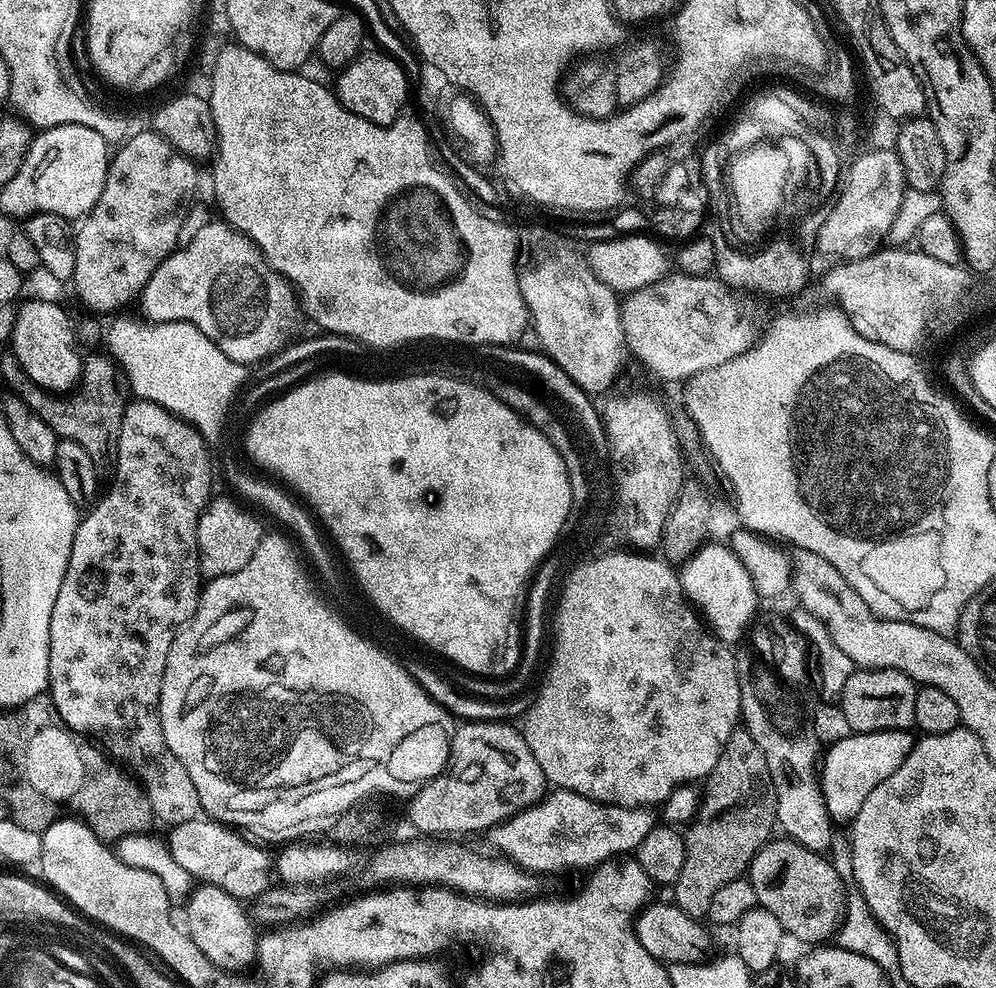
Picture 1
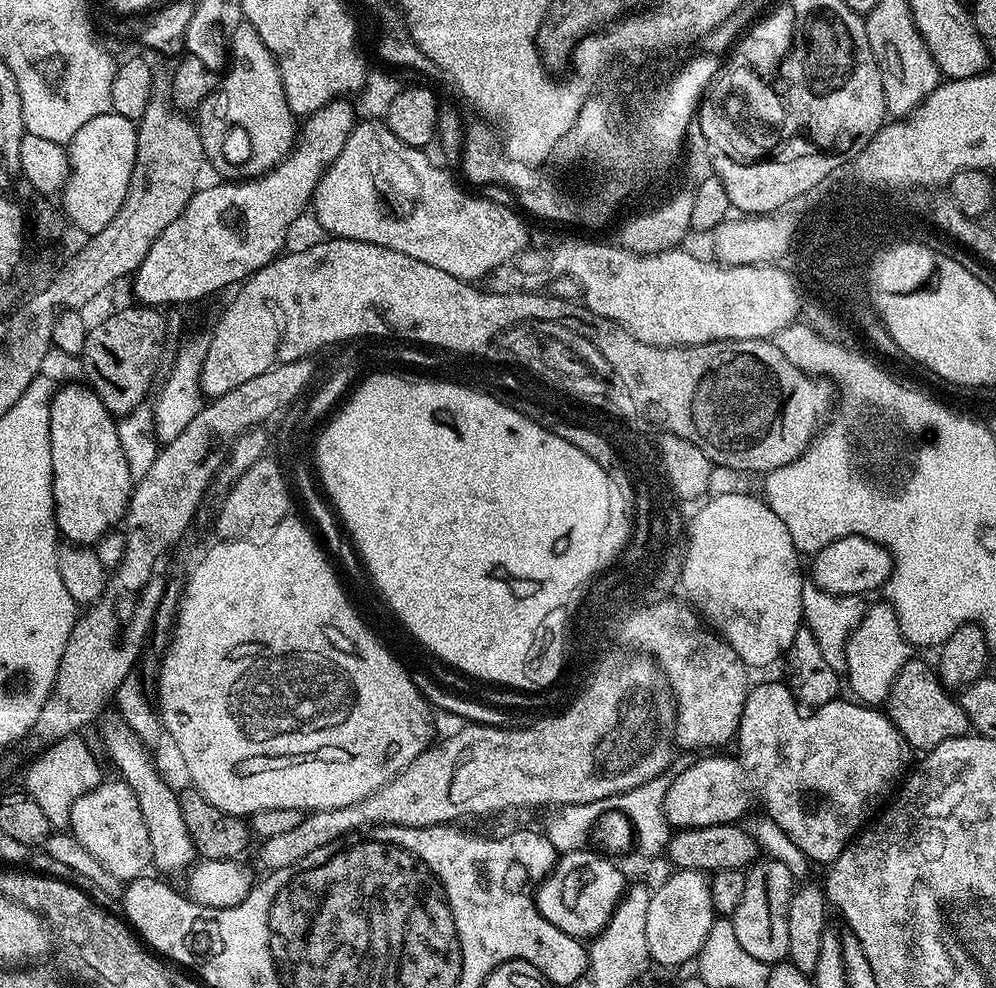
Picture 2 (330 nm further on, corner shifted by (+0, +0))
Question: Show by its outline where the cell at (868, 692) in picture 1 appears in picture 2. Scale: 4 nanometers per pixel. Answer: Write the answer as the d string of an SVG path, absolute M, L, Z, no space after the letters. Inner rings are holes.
M908 659L889 688L886 714L890 722L902 734L909 749L927 754L950 738L967 736L970 732L968 715L962 710L959 699L952 695L943 684L935 667L924 660Z

